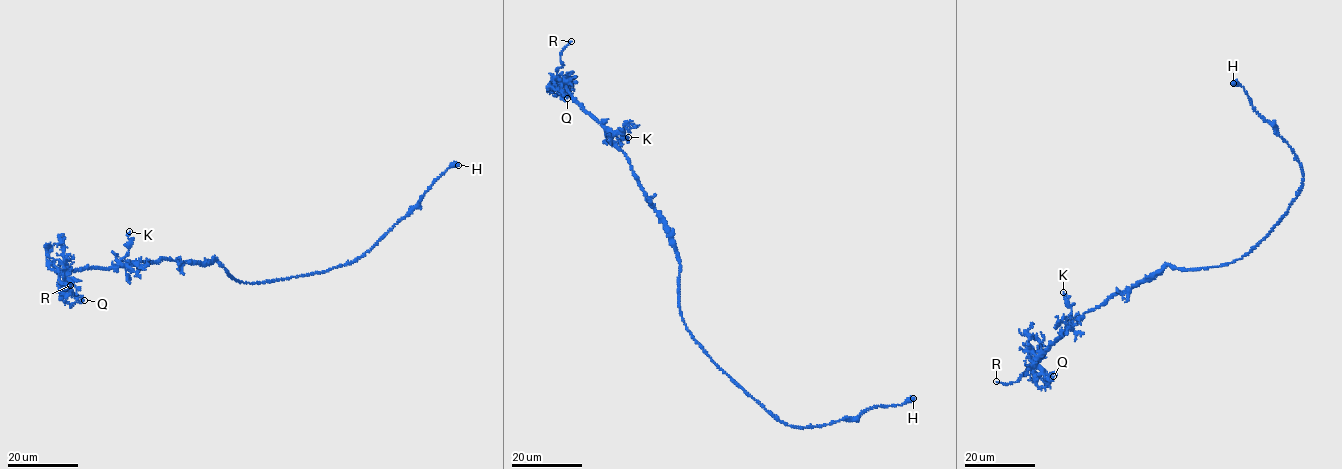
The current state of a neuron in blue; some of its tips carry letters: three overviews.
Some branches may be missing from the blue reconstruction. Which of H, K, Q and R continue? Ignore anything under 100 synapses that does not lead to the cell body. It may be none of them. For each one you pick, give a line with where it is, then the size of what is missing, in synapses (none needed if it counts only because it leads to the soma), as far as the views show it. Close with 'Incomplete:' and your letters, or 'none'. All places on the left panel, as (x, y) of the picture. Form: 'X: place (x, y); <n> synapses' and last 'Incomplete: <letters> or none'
R: place (70, 285)
Incomplete: R

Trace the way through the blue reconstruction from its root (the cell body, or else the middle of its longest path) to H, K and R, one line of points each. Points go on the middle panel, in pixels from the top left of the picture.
H: (679, 293), (679, 312), (692, 338), (790, 426), (828, 424), (913, 398)
K: (679, 293), (680, 259), (667, 223), (646, 199), (629, 159), (608, 132), (620, 140), (628, 137)
R: (679, 293), (680, 259), (667, 223), (646, 199), (611, 133), (573, 97), (556, 71), (571, 41)

